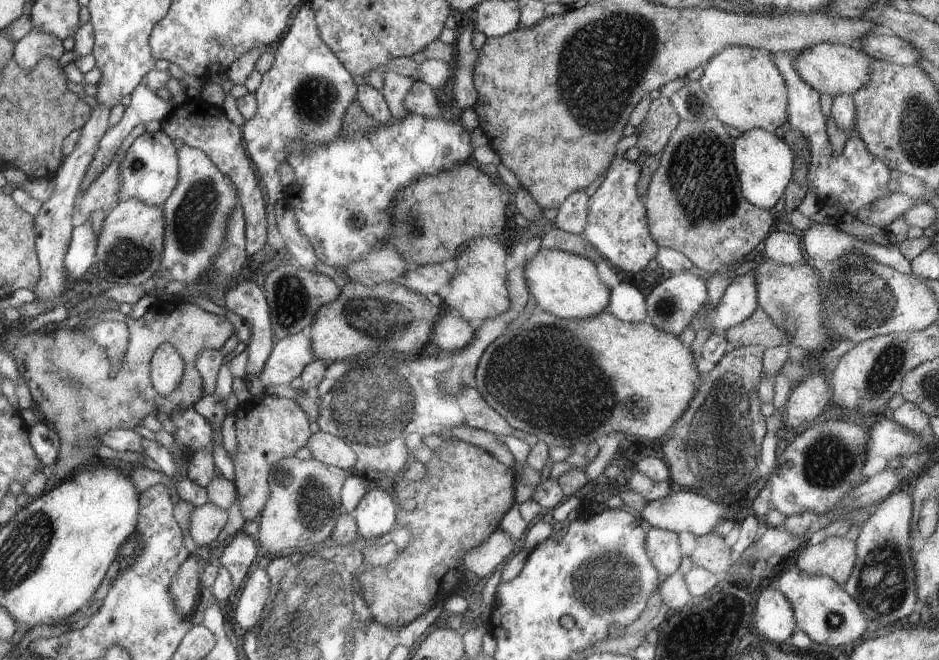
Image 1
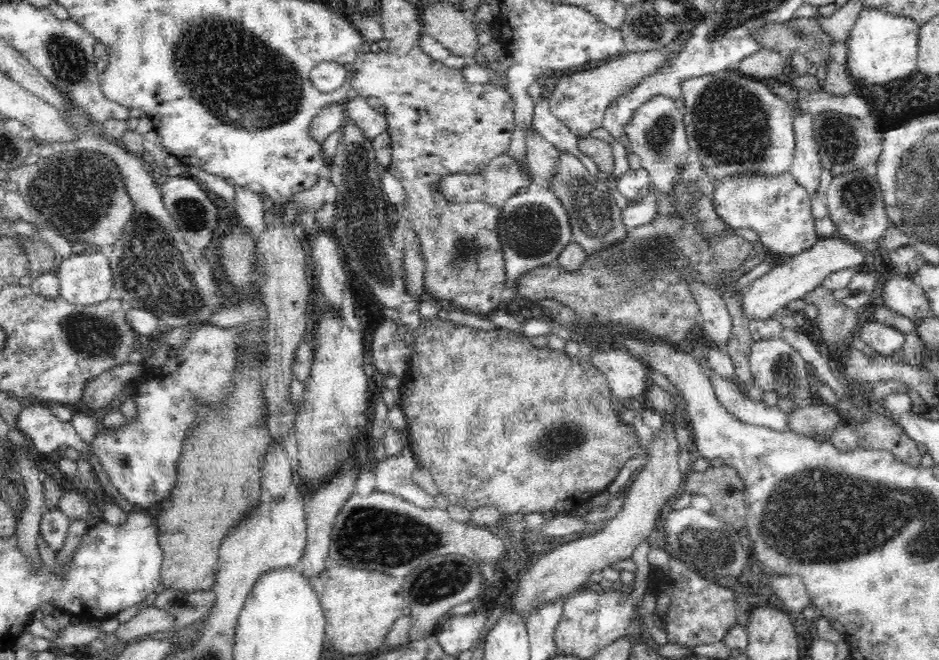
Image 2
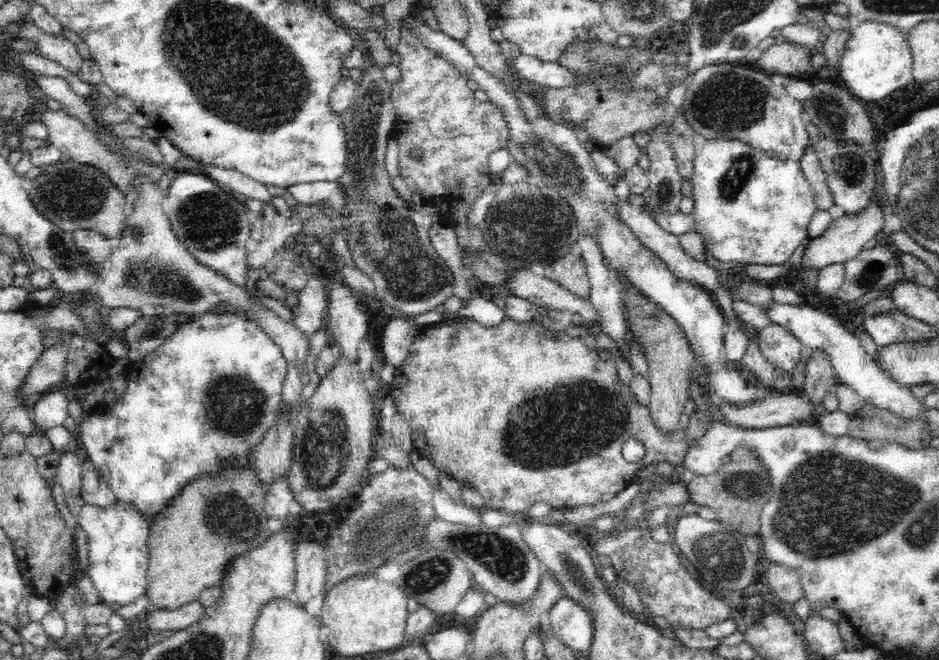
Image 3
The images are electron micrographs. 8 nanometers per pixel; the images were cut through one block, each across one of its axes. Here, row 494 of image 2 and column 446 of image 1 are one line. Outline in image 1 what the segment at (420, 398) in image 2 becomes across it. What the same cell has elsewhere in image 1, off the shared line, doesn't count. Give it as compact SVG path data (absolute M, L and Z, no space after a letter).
M459 439L444 440L442 446L432 450L432 458L424 464L426 476L422 480L394 481L394 498L397 504L396 529L404 528L409 533L410 541L405 548L398 548L398 556L383 566L368 566L363 561L356 574L358 592L366 596L374 620L384 626L404 626L424 616L430 604L443 604L446 598L457 594L464 582L465 569L462 567L462 556L470 548L478 548L482 542L499 529L504 512L514 504L514 472L492 458L486 450L476 448Z

